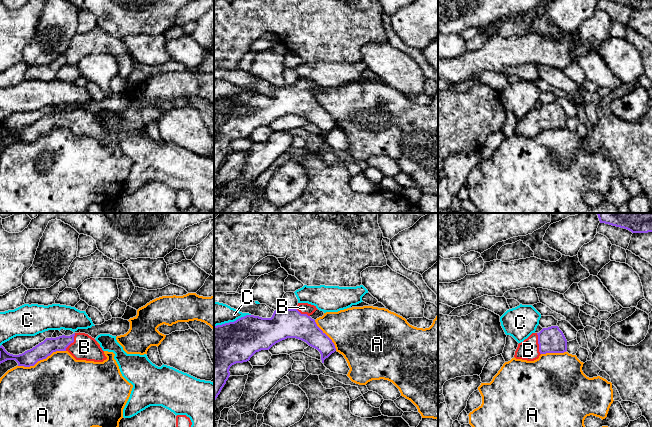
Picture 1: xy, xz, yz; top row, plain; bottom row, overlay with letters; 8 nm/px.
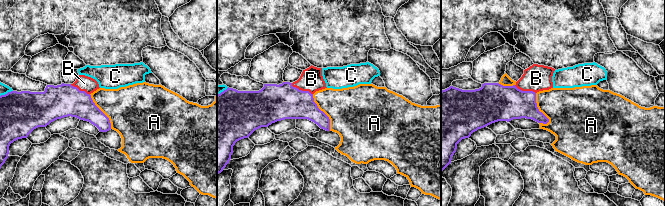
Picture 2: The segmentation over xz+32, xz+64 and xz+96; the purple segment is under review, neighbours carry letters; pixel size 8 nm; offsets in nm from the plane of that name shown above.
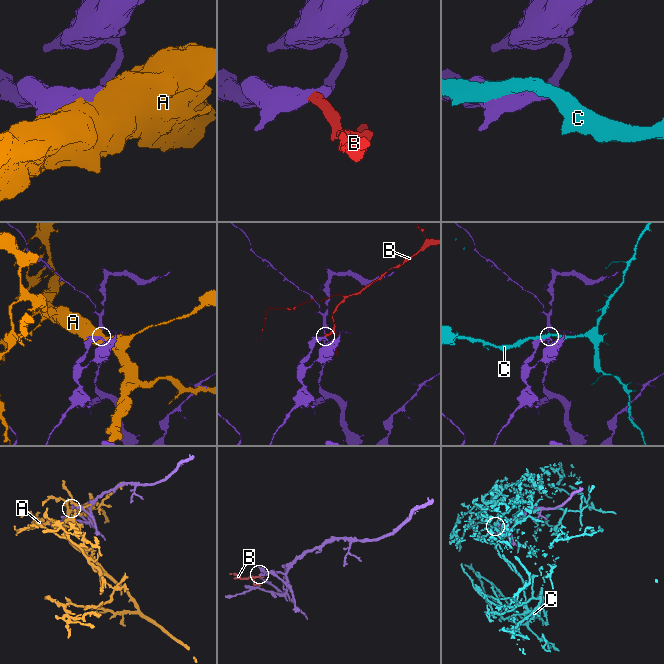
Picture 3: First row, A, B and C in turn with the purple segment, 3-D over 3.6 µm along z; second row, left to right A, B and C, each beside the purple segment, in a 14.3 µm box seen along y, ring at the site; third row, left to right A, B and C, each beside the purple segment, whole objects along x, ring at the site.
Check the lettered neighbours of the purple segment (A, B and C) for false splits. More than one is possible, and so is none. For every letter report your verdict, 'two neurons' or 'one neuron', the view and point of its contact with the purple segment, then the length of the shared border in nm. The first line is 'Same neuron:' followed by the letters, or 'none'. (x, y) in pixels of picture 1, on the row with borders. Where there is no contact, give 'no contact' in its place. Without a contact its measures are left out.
Same neuron: B
A: two neurons; meets purple in xy at (41, 359); contact 400 nm long
B: one neuron; meets purple in yz at (538, 343); contact 180 nm long
C: two neurons; meets purple in xz at (232, 322); contact 320 nm long

